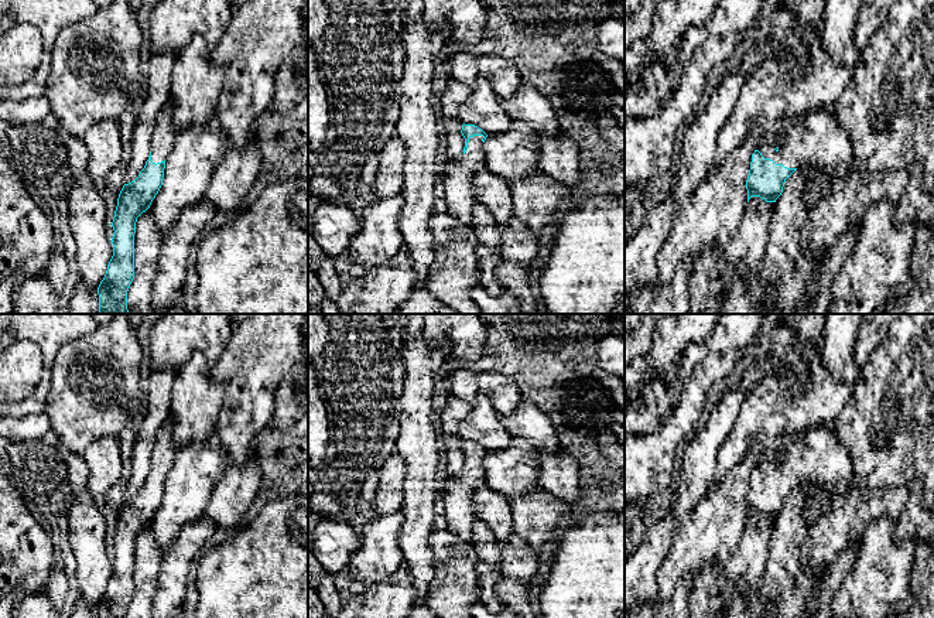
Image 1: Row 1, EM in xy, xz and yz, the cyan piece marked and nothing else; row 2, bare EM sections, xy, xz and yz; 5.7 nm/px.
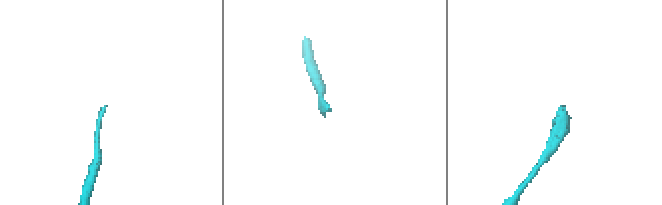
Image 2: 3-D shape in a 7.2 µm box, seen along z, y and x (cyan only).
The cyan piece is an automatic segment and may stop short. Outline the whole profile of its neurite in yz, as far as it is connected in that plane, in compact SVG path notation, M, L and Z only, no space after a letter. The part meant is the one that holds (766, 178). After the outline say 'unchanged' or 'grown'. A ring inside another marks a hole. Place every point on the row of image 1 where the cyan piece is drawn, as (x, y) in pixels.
M822 105L803 119L793 119L781 133L763 133L752 154L746 180L747 202L760 197L776 202L786 180L803 165L812 165L803 204L811 209L827 194L831 180L842 177L852 160L851 136L835 120L832 105Z; grown

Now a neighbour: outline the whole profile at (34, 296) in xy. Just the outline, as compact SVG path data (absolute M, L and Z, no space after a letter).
M45 273L20 283L13 291L13 314L57 314L59 293Z

